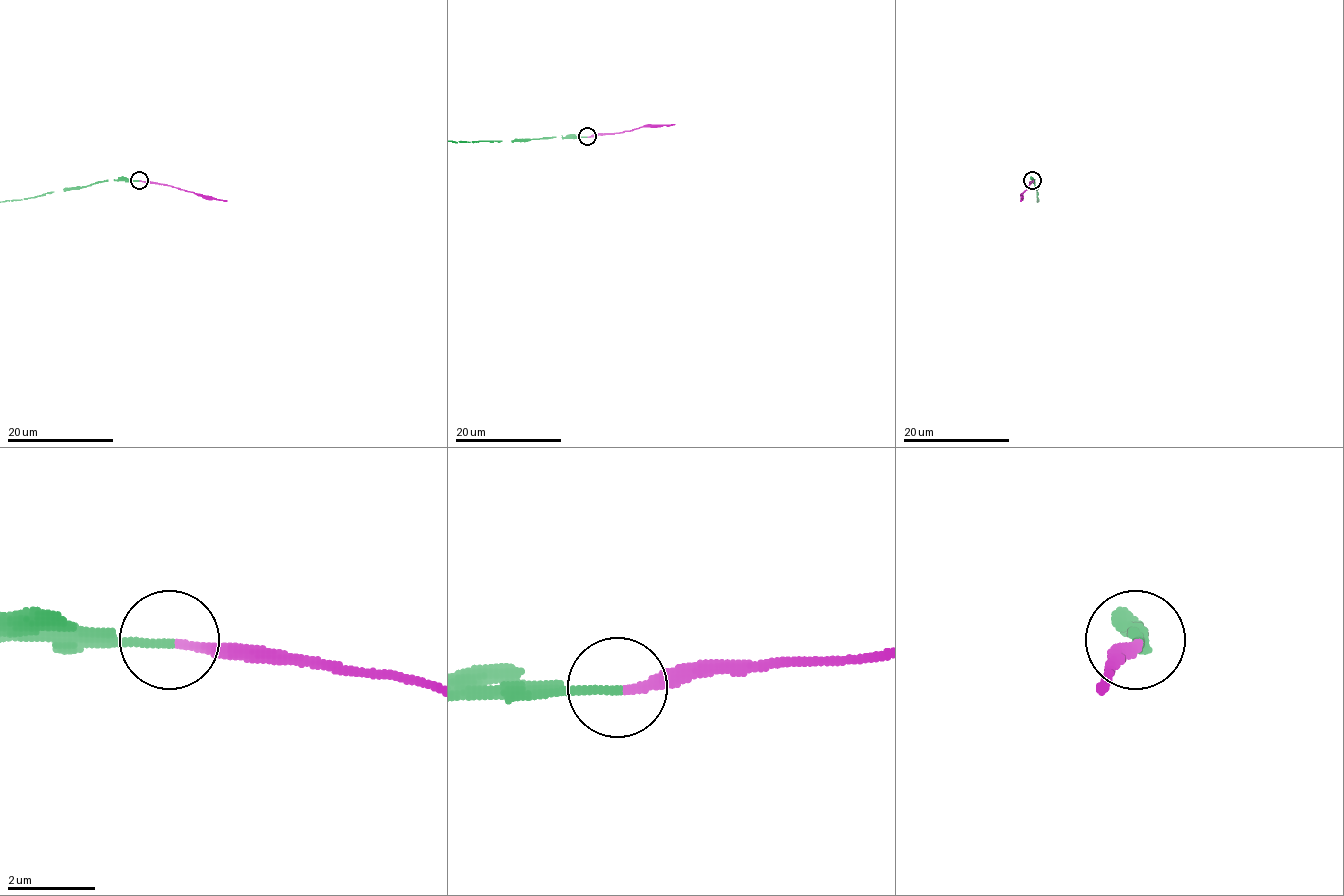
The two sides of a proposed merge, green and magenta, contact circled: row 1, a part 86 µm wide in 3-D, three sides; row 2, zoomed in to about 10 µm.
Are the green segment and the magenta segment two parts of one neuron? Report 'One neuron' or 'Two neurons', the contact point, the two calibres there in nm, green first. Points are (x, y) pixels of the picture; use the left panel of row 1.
One neuron. Place: (139, 180). Thickness 190 nm (green) against 200 nm

